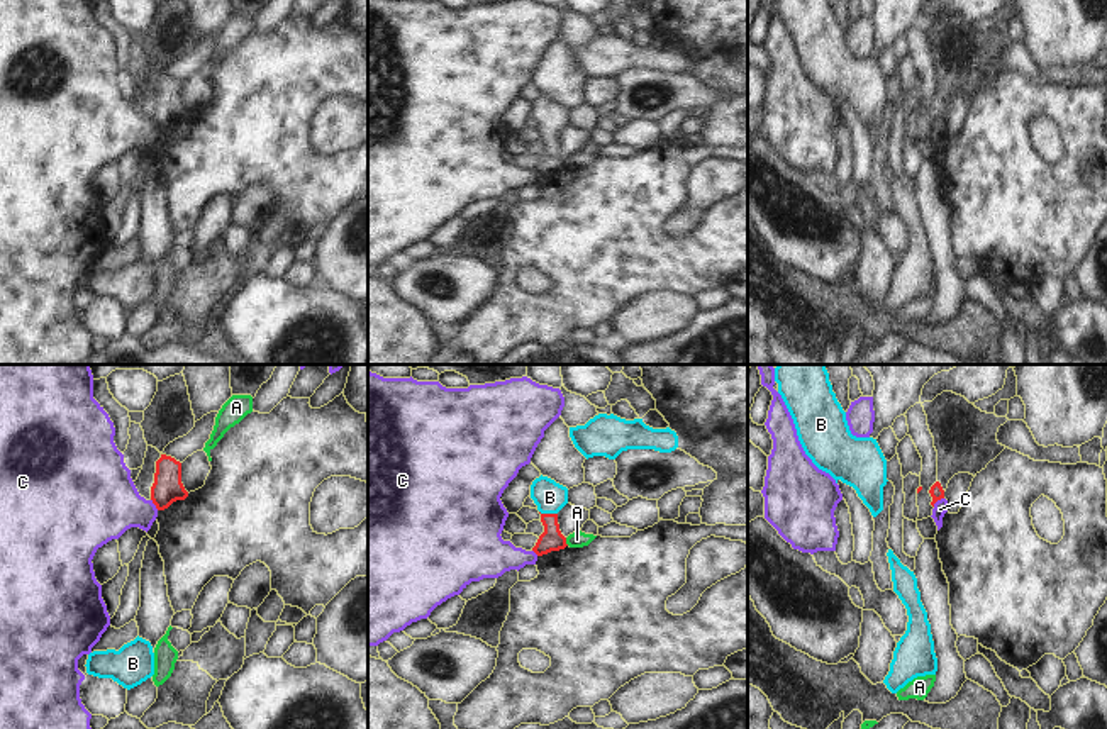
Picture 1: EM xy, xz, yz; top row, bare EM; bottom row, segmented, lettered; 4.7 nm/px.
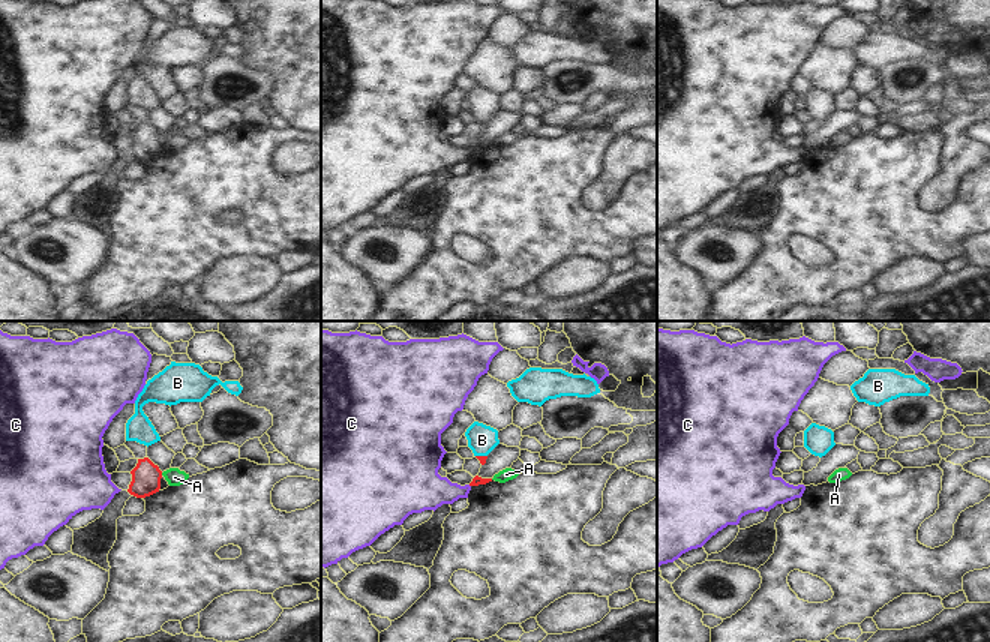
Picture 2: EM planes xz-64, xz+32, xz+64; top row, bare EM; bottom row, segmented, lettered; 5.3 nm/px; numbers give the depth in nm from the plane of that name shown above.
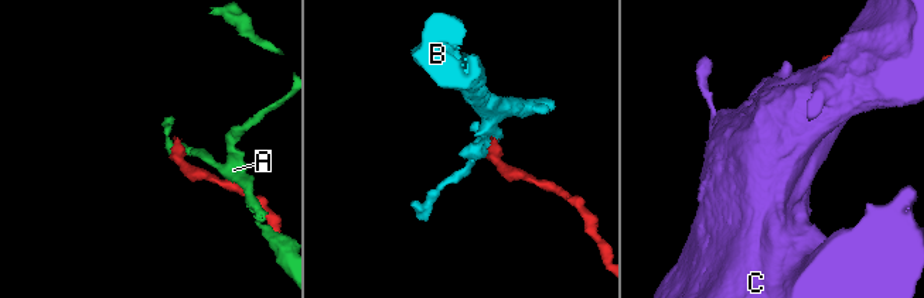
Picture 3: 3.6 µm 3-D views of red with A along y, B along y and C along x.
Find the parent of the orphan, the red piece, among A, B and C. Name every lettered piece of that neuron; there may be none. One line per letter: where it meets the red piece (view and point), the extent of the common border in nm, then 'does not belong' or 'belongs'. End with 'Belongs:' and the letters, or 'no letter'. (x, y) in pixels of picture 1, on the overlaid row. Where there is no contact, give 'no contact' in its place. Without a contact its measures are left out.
A: contact xz (565, 541); length 40 nm; does not belong
B: contact xz (548, 514); length 90 nm; belongs
C: contact yz (938, 499); length 70 nm; does not belong
Belongs: B

